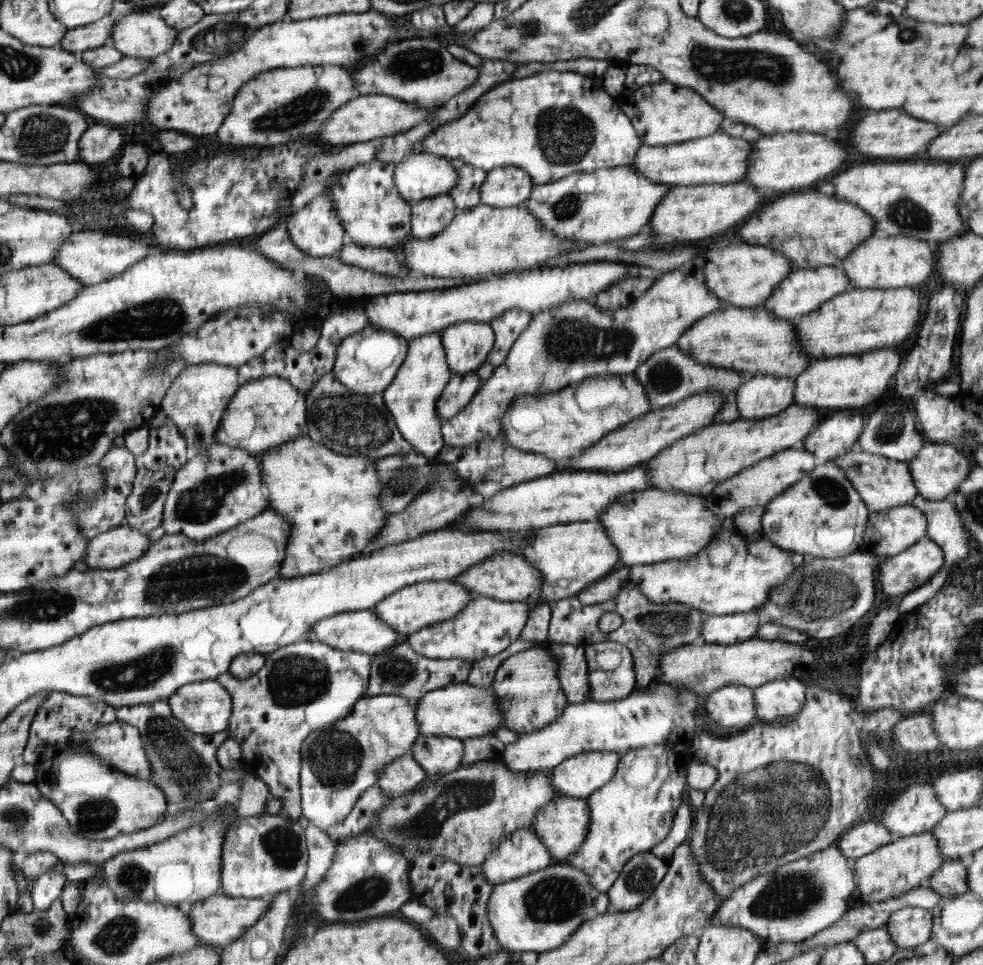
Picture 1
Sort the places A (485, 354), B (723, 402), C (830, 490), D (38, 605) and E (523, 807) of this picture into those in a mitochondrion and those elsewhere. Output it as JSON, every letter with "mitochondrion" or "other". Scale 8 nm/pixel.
{"A":"other","B":"other","C":"mitochondrion","D":"mitochondrion","E":"other"}

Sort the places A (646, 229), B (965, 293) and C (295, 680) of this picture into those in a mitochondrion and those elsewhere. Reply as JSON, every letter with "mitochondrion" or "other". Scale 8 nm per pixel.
{"A":"other","B":"other","C":"mitochondrion"}

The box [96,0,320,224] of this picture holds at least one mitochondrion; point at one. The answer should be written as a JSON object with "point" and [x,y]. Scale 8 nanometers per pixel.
{"point":[223,33]}

